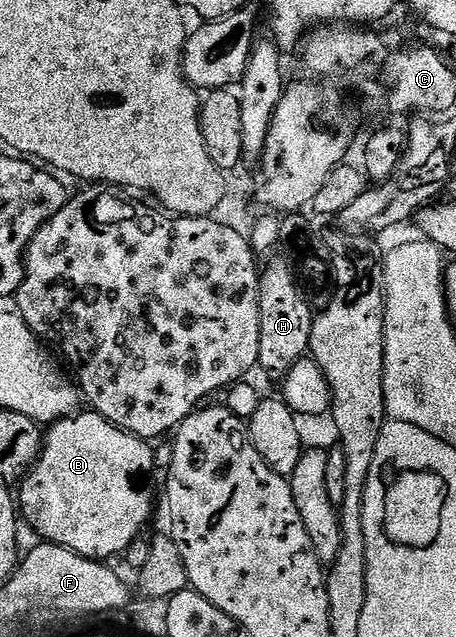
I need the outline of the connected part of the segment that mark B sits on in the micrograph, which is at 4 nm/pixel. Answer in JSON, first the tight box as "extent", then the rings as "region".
{"extent":[16,412,154,560],"region":[[[79,412],[72,418],[61,418],[45,431],[42,455],[38,457],[38,463],[30,469],[29,474],[20,483],[22,491],[17,491],[16,498],[20,503],[21,517],[38,533],[39,539],[54,542],[85,558],[110,560],[113,554],[121,555],[141,535],[138,533],[145,528],[146,521],[149,520],[150,513],[154,510],[154,450],[150,446],[153,445],[147,439],[138,438],[128,433],[127,430],[121,430],[119,426],[112,425],[104,416],[93,412]]]}

